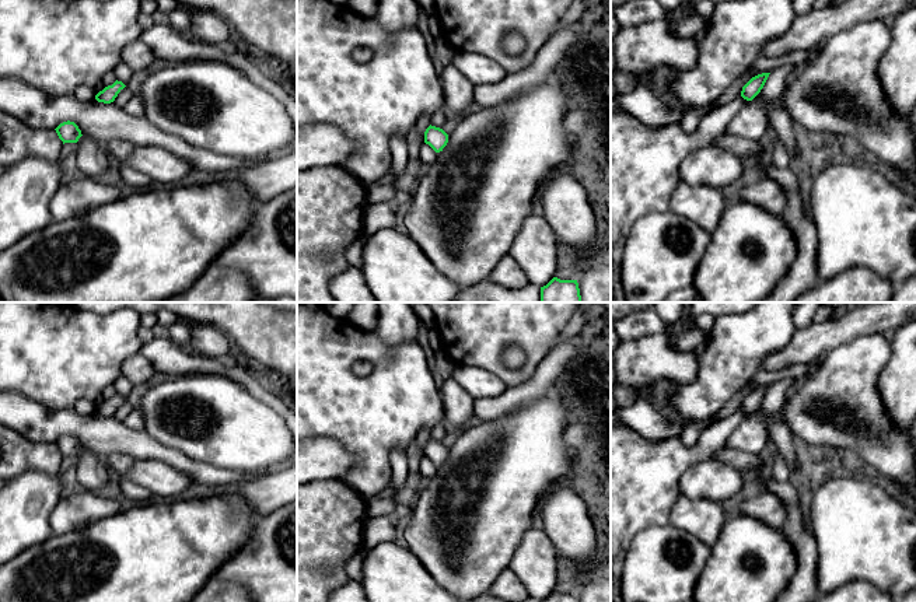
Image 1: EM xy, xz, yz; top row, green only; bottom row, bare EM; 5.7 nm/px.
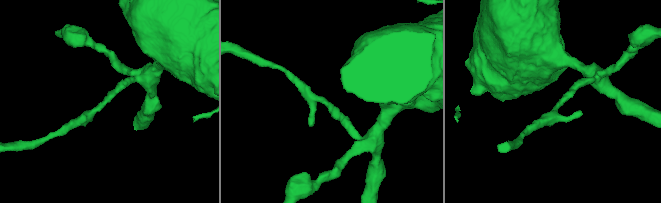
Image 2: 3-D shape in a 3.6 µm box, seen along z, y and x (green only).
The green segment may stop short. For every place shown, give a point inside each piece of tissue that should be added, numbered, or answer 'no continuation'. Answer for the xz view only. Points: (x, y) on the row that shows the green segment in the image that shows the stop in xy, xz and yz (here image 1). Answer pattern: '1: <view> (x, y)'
no continuation

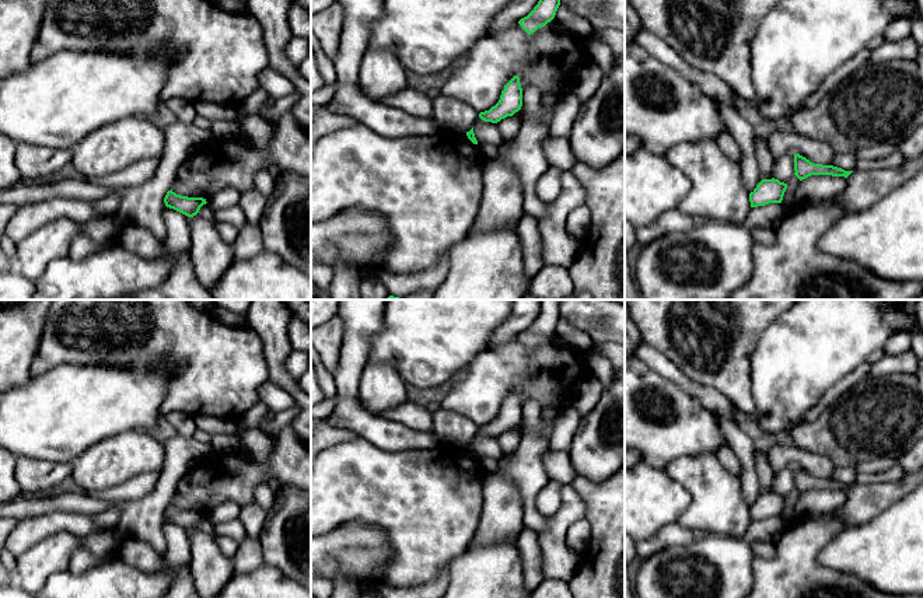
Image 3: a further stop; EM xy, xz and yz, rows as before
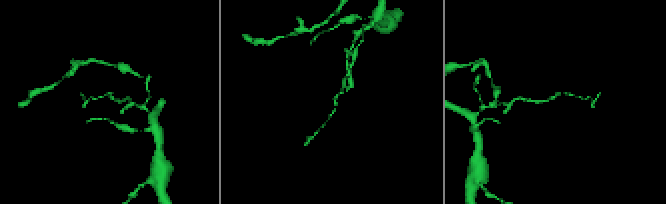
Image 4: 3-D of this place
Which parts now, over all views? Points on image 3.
no continuation

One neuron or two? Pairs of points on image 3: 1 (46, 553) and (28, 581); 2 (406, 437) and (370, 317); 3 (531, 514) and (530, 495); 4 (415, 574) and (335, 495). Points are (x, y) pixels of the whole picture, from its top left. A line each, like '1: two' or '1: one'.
1: one
2: one
3: one
4: one

